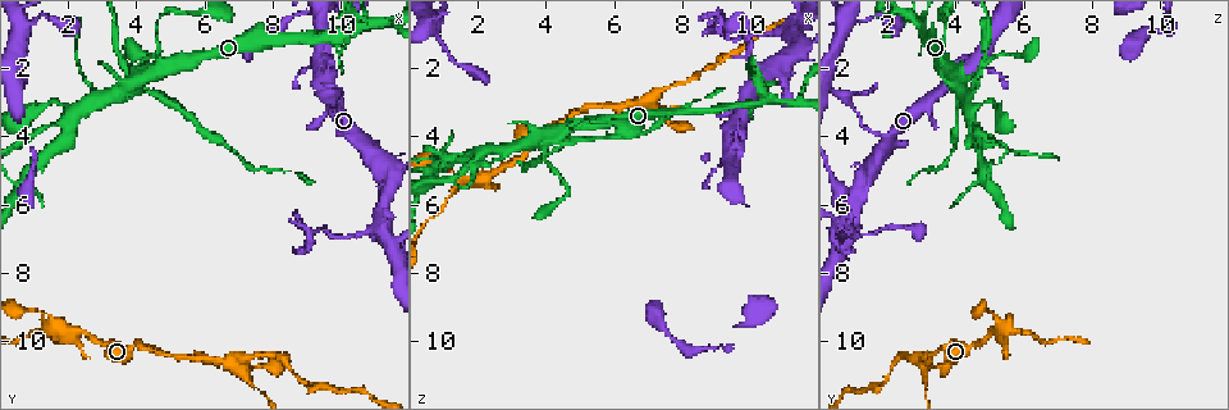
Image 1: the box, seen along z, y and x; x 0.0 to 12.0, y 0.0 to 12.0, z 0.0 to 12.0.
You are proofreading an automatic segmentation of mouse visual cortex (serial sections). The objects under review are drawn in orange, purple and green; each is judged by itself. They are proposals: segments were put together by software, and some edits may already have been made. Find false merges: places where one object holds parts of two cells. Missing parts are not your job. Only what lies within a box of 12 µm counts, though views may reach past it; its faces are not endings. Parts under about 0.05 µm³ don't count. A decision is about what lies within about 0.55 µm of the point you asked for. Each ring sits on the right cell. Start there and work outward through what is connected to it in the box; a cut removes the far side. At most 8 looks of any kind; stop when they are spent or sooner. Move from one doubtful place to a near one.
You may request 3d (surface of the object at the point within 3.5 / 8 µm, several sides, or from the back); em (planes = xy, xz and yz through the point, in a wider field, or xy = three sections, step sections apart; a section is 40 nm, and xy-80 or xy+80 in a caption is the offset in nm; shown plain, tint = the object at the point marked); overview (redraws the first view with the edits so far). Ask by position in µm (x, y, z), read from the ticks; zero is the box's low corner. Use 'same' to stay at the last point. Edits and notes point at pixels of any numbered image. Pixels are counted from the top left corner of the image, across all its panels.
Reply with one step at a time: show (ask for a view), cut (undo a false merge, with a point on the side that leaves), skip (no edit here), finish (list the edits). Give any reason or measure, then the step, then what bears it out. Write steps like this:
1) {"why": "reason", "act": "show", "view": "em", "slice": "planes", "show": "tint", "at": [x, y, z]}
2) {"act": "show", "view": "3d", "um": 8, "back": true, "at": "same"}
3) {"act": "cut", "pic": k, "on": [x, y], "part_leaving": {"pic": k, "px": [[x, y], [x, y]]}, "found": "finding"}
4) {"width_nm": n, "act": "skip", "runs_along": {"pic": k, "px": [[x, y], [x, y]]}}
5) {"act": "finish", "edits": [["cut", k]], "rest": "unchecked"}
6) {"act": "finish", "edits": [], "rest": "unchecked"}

{"why": "sudden change in width", "act": "show", "view": "3d", "um": 3.5, "at": [10.4, 0.8, 2.9]}

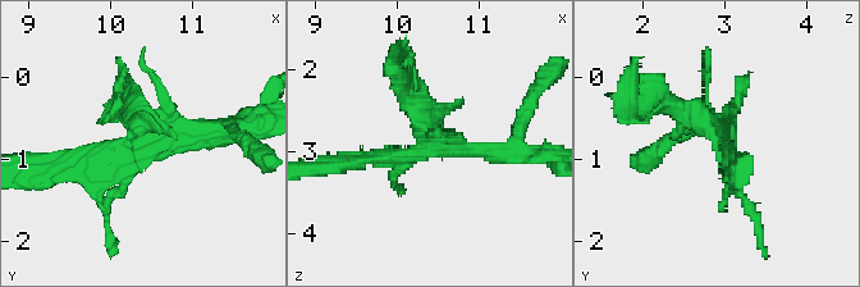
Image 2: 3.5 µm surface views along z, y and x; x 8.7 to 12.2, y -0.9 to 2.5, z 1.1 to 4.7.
{"why": "now the EM", "act": "show", "view": "em", "slice": "xy", "step": 1, "show": "tint", "at": [10.35, 0.80, 3.00]}

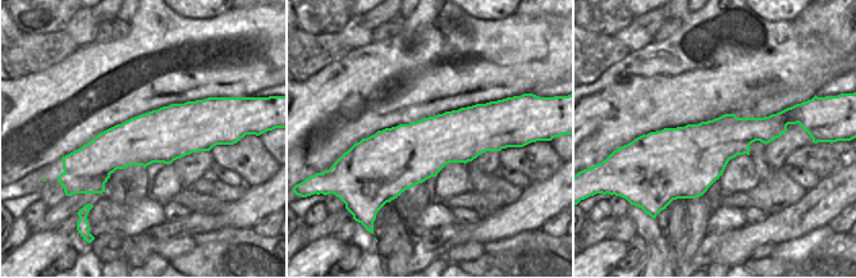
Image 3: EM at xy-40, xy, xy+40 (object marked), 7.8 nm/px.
{"act": "skip", "runs_along": {"pic": 2, "px": [[64, 169], [225, 127]]}, "found": "all the same cell"}

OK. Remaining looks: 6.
{"why": "sharp bend", "act": "show", "view": "3d", "um": 3.5, "at": [9.4, 6.7, 1.2]}

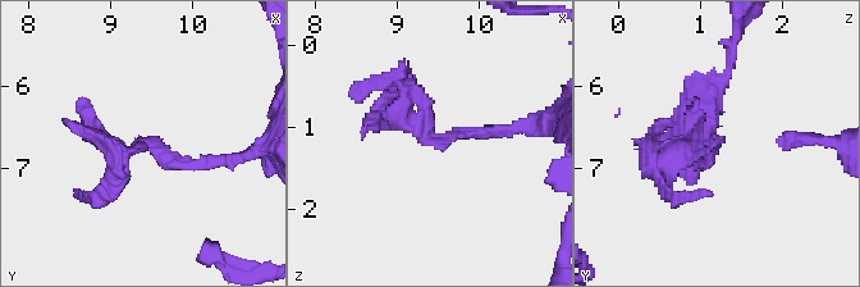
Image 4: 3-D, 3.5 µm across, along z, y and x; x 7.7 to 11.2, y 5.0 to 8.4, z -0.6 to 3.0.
{"why": "now the EM", "act": "show", "view": "em", "slice": "planes", "show": "tint", "at": [9.40, 6.75, 1.10]}

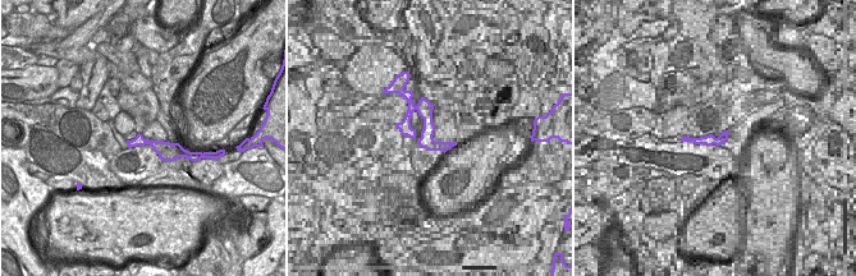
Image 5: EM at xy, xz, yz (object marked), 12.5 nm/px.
{"width_nm": 170, "act": "skip", "runs_along": {"pic": 5, "px": [[131, 143], [150, 142], [182, 152]]}, "found": "continuous, no second cell"}

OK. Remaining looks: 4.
{"why": "thin neck", "act": "show", "view": "3d", "um": 3.5, "at": [6.9, 10.6, 3.1]}

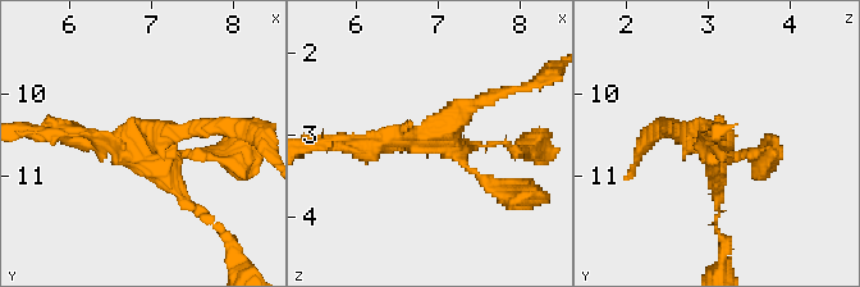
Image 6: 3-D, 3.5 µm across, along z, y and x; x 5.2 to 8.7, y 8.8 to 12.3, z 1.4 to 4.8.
{"arms": 4, "arm_widths_nm": [150, 150, 150, 200], "act": "show", "view": "em", "slice": "xy", "step": 2, "show": "plain", "at": [6.95, 10.55, 3.00]}

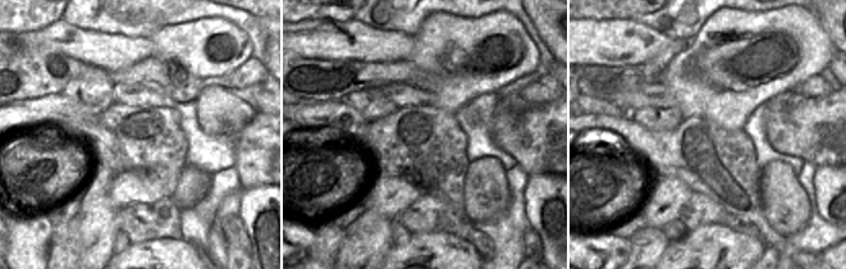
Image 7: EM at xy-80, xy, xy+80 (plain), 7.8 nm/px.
{"act": "show", "view": "em", "slice": "xy", "step": 2, "show": "tint", "at": "same"}

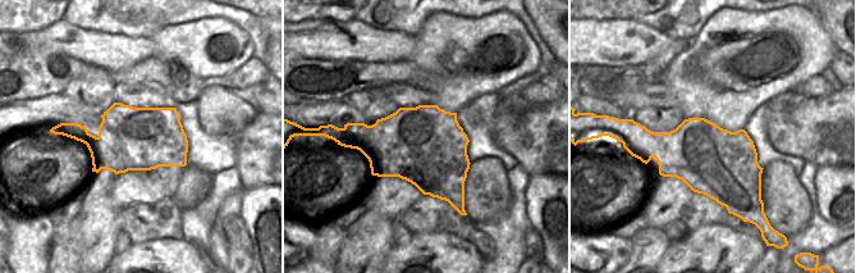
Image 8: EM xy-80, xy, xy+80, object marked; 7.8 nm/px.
{"width_nm": 600, "act": "skip", "runs_along": {"pic": 6, "px": [[350, 146], [429, 140], [503, 94]]}, "found": "continuous, no second cell"}

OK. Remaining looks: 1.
{"act": "finish", "edits": [], "rest": "unchecked"}

